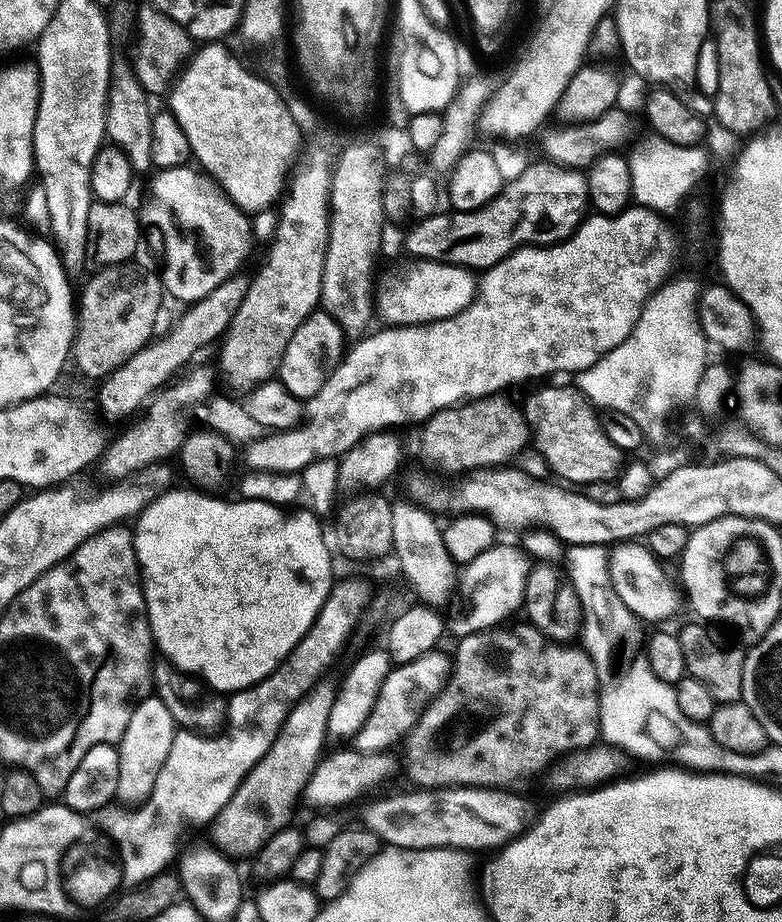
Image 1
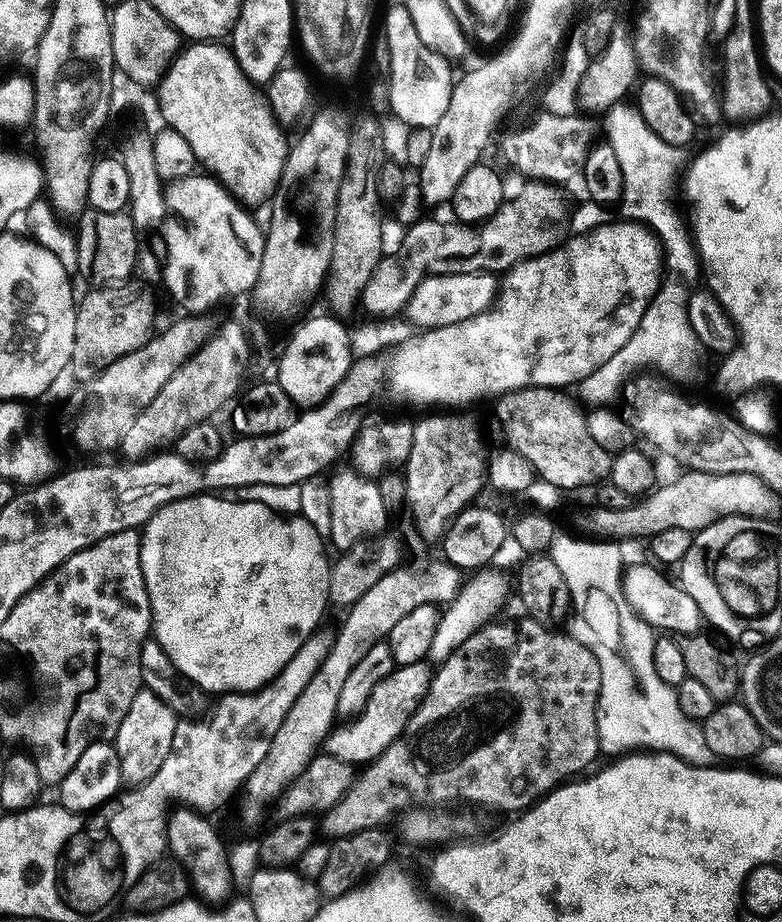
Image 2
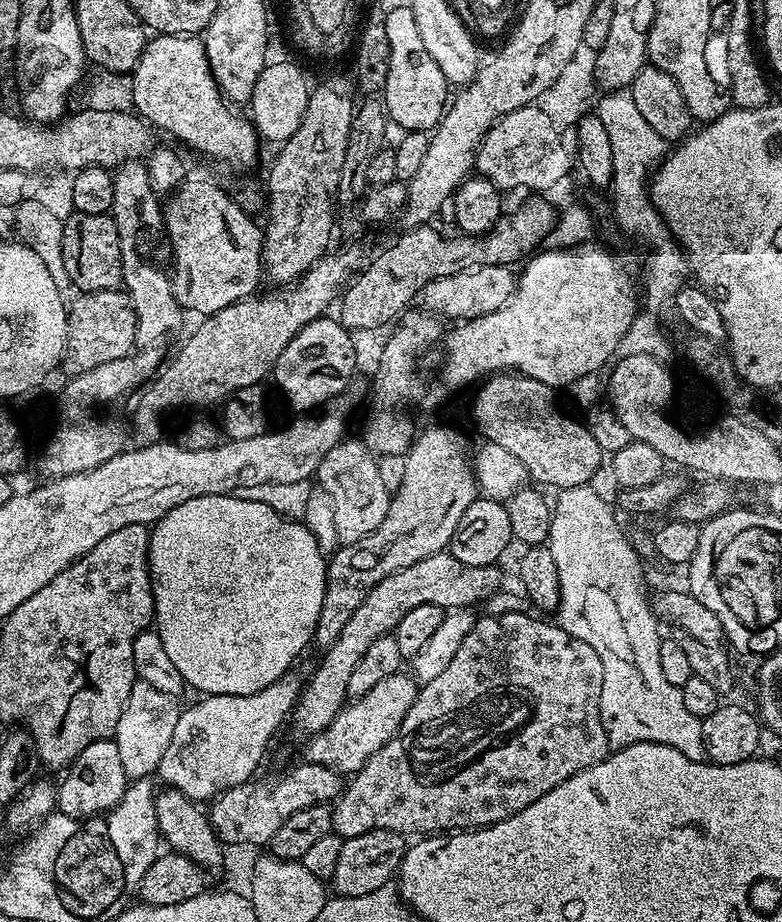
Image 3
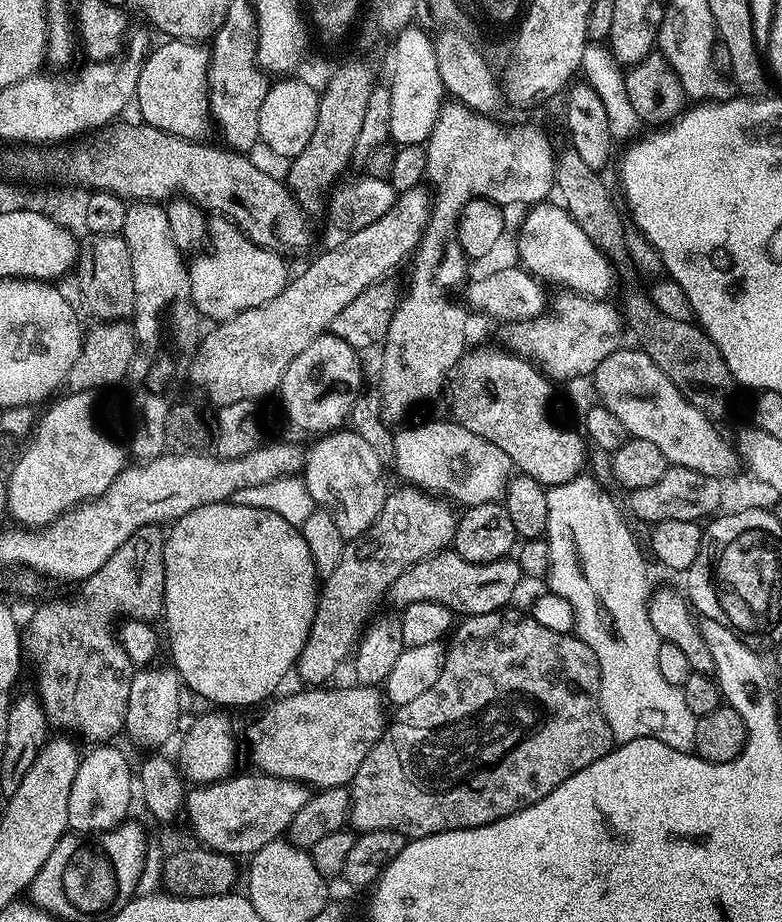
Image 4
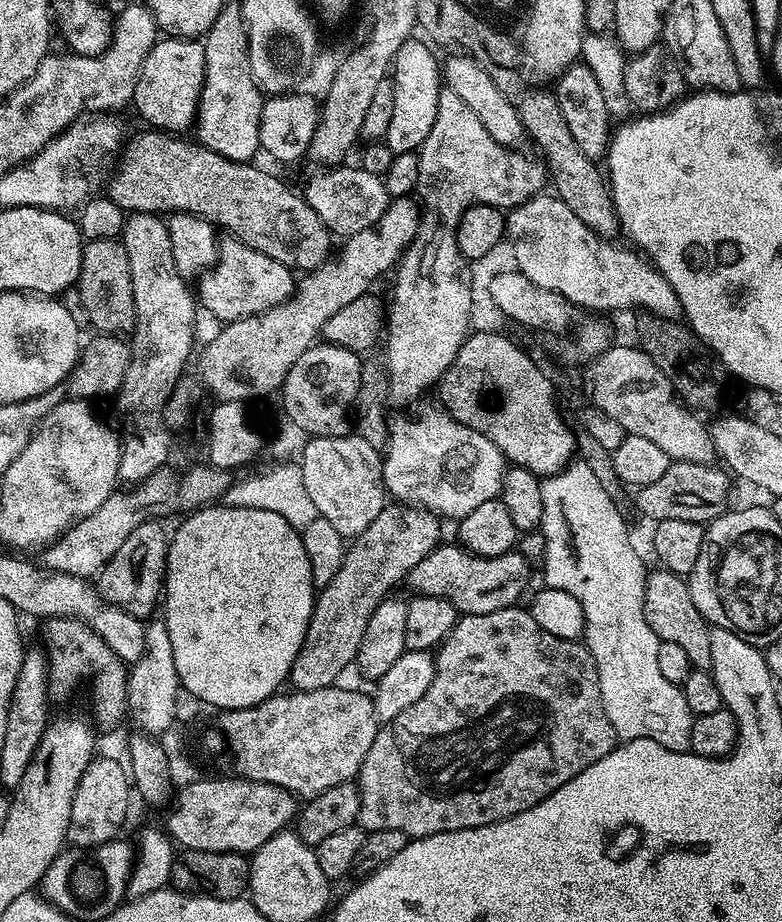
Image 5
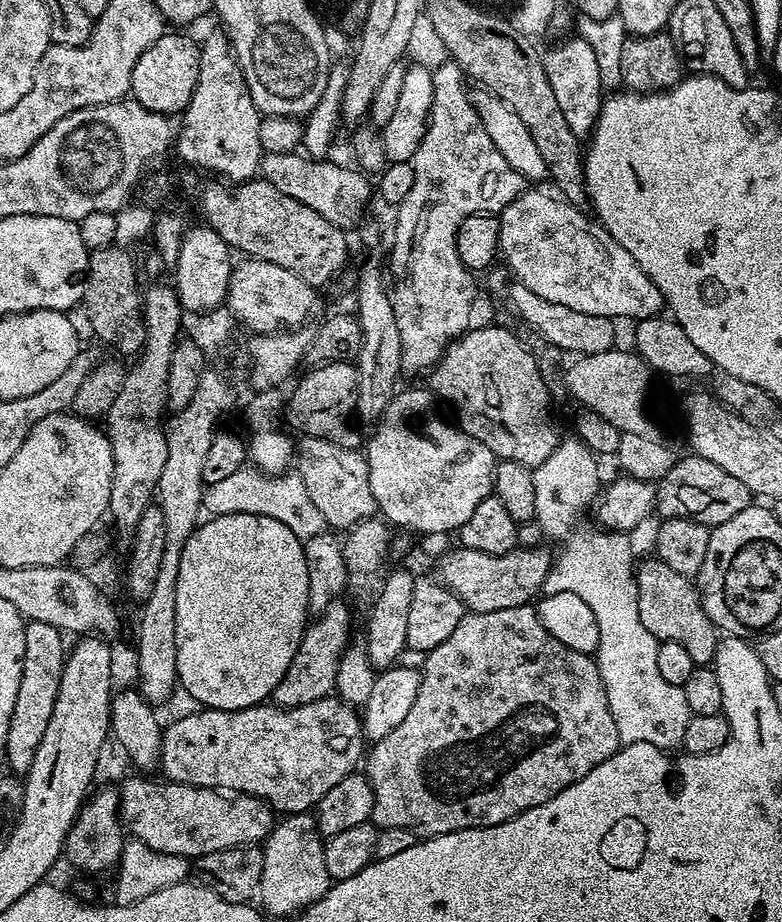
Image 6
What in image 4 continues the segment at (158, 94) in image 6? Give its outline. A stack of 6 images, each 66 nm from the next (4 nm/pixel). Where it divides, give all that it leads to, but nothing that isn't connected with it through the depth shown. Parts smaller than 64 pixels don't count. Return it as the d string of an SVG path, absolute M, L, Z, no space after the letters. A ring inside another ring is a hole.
M169 39L164 43L168 44L160 44L153 52L149 51L140 65L134 97L135 107L140 107L139 119L184 140L199 141L208 128L208 120L210 122L209 49L203 43L191 40Z

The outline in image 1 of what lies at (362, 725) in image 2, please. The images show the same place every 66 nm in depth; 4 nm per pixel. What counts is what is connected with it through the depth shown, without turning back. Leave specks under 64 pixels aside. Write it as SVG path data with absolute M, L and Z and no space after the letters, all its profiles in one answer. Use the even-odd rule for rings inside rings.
M433 650L422 654L422 658L414 658L414 662L397 664L392 673L382 682L378 690L378 702L362 726L354 741L355 751L387 753L396 743L403 741L418 718L426 710L426 706L446 687L452 675L453 661L441 650Z

